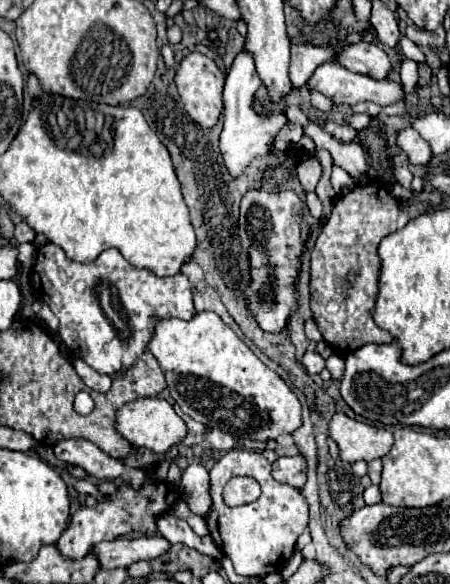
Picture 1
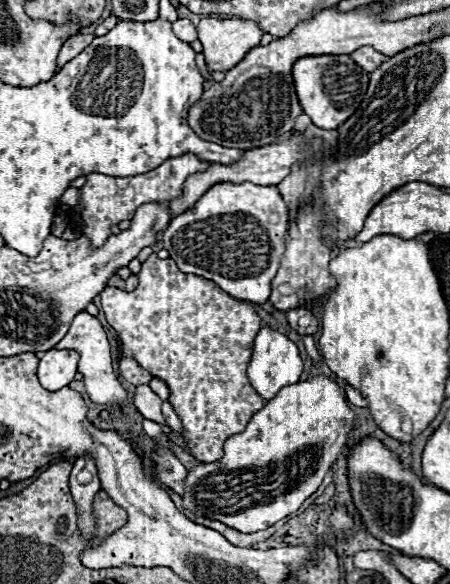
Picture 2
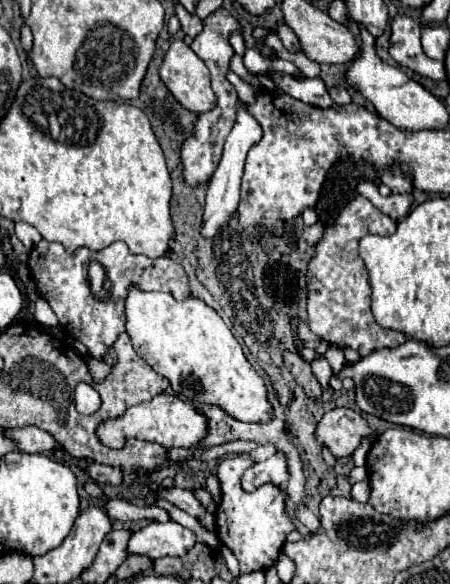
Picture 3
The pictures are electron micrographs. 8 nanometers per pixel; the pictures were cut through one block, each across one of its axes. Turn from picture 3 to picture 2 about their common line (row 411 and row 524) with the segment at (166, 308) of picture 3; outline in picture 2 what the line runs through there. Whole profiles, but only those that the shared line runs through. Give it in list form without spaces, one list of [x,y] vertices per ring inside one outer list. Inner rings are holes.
[[[314,376],[306,382],[284,386],[260,412],[252,416],[242,434],[234,434],[226,440],[226,454],[220,460],[200,462],[188,472],[184,480],[182,506],[194,516],[218,520],[242,534],[266,530],[284,516],[296,512],[302,502],[318,490],[332,462],[346,450],[354,420],[356,414],[346,404],[344,388],[326,376]]]

